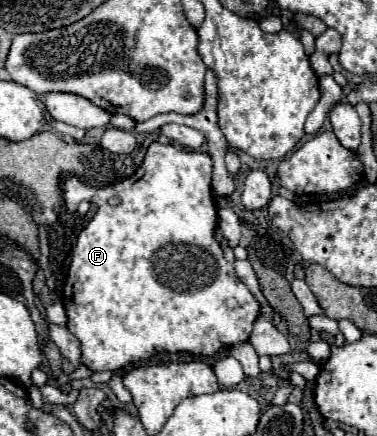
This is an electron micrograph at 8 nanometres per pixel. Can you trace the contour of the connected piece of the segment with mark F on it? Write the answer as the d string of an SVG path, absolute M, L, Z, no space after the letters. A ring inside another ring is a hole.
M154 141L148 147L148 153L146 153L142 165L134 171L132 177L128 177L116 185L100 187L100 189L84 185L78 177L66 177L62 191L64 191L65 205L71 212L76 212L82 201L92 201L98 205L94 219L78 235L78 243L72 253L72 263L70 263L70 271L68 271L68 279L66 279L66 287L64 287L64 299L62 299L62 303L68 311L68 329L80 341L82 365L86 365L90 371L118 371L128 363L136 363L140 359L150 357L154 351L172 351L172 353L184 351L184 353L194 353L194 355L214 355L220 349L226 349L234 343L248 341L248 337L252 333L252 325L260 313L260 303L254 299L250 289L238 279L234 265L224 259L220 243L214 239L214 231L218 227L218 209L216 209L214 193L212 193L212 157L208 153L182 151L176 145L162 145L162 143ZM112 195L120 197L122 203L118 207L110 207L106 203L106 199Z

